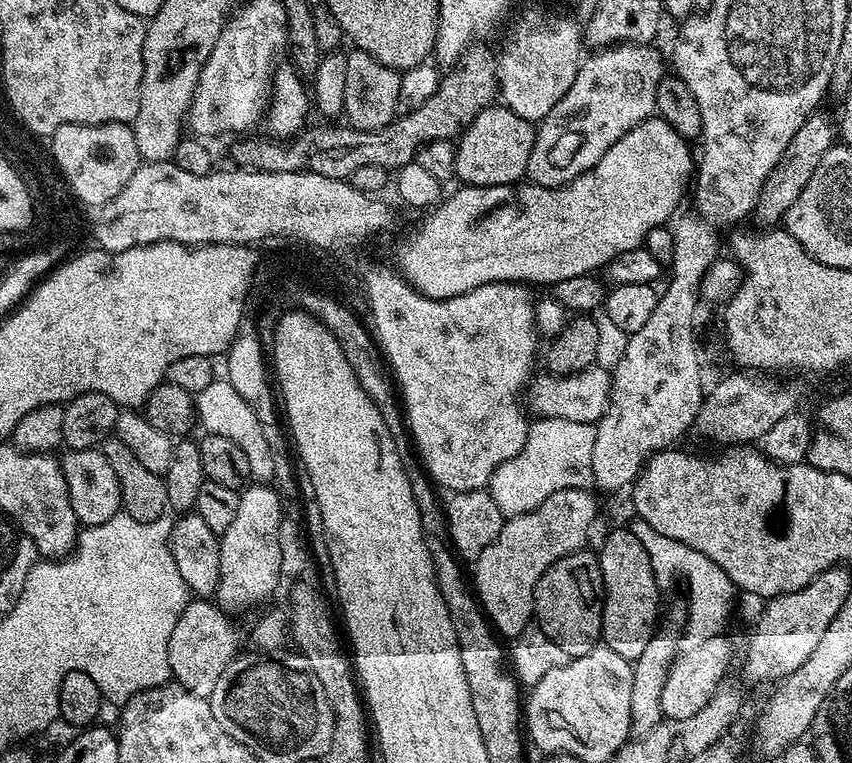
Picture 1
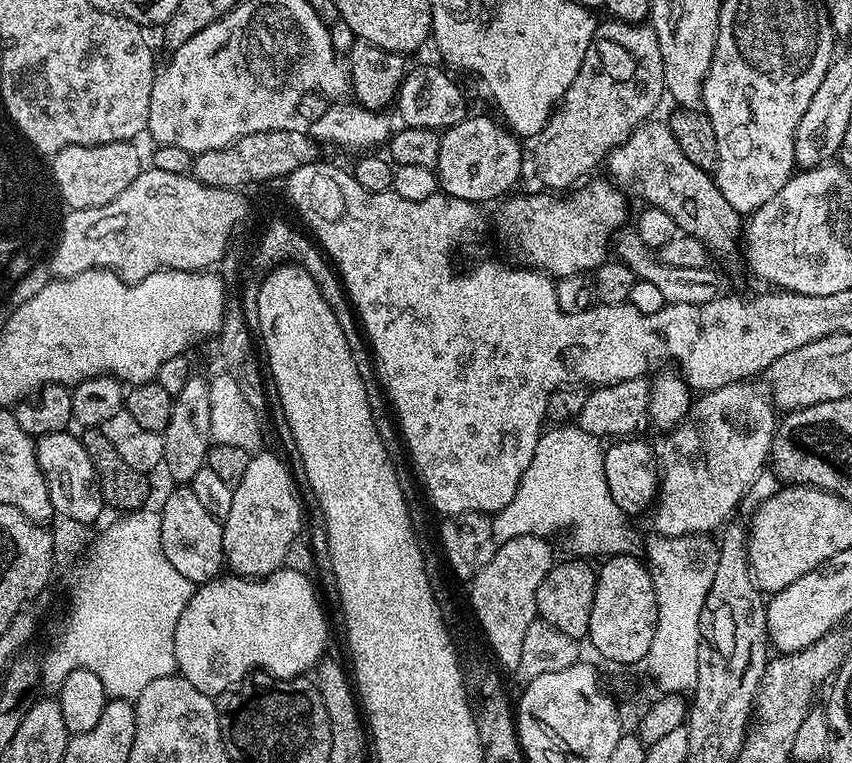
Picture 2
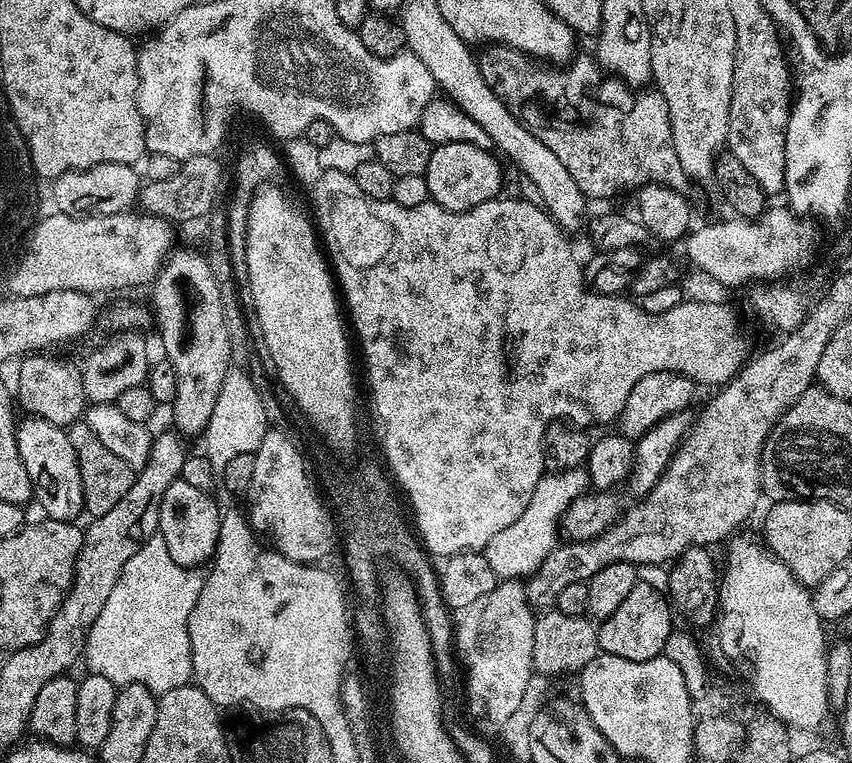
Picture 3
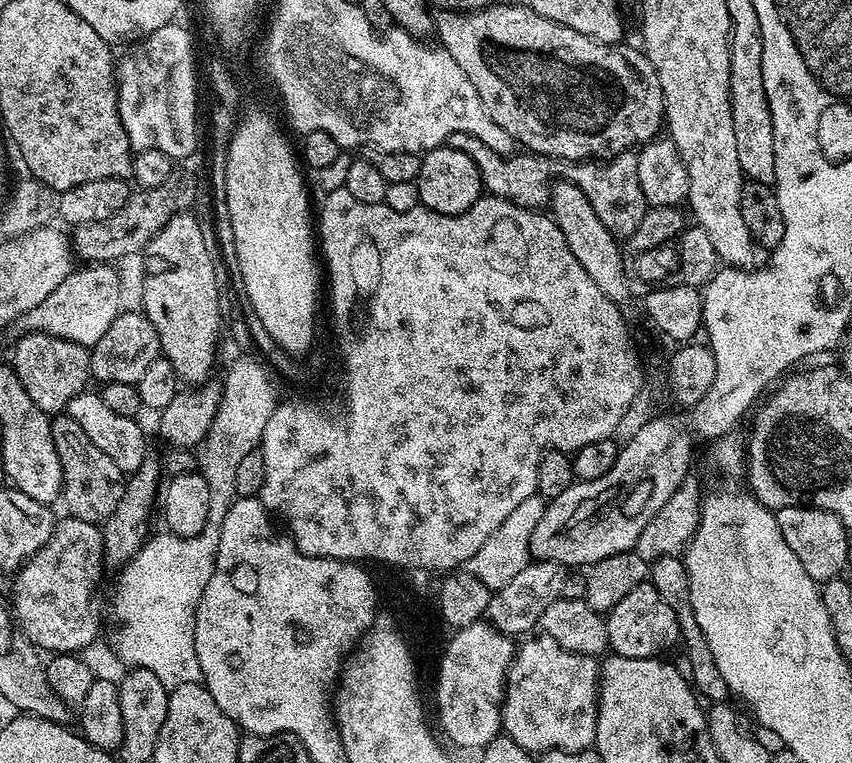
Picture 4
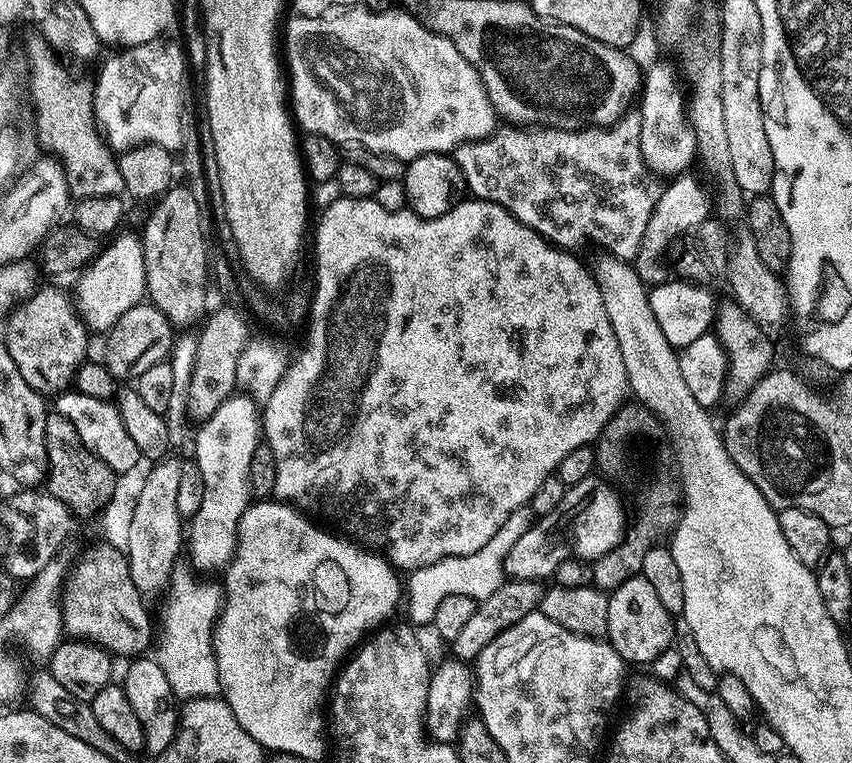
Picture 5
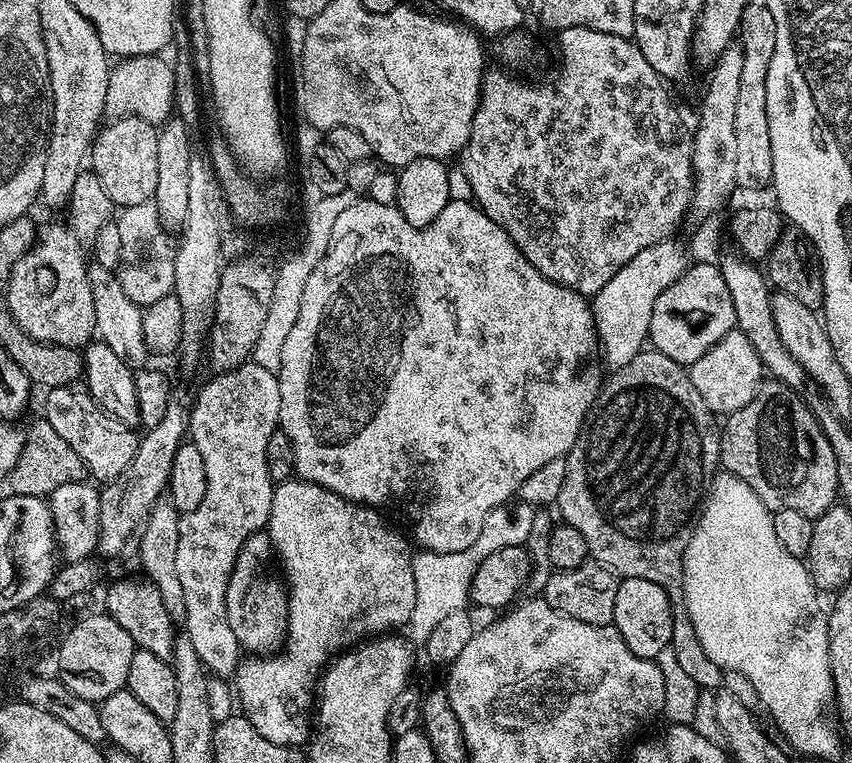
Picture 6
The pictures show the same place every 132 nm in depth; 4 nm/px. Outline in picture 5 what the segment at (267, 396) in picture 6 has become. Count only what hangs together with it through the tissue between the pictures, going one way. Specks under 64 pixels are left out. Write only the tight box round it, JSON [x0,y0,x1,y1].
[186,394,262,572]

